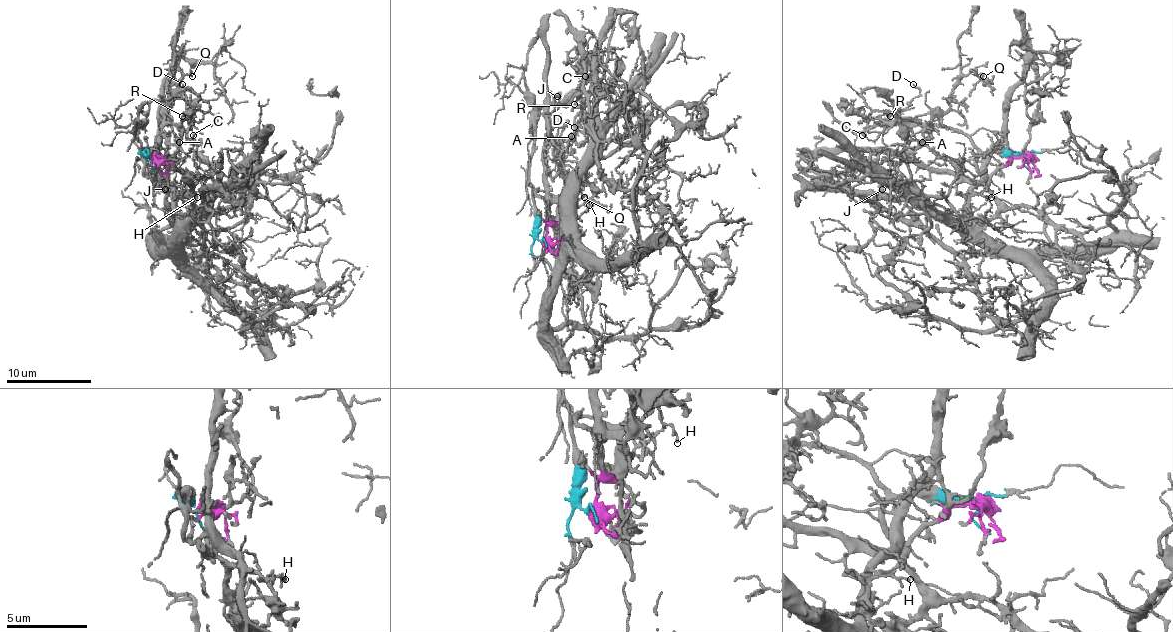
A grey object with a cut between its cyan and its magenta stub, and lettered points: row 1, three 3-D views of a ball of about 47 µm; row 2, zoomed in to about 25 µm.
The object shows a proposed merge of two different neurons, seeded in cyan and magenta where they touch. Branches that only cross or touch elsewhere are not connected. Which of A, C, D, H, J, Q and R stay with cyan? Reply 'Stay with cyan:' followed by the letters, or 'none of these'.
Stay with cyan: none of these

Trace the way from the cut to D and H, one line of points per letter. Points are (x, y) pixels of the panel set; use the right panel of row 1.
D: (1028, 160), (1013, 158), (978, 181), (929, 173), (914, 158), (927, 124), (897, 115), (919, 94), (912, 83)
H: (1028, 160), (1013, 158), (989, 179), (985, 188), (972, 194), (991, 196)

